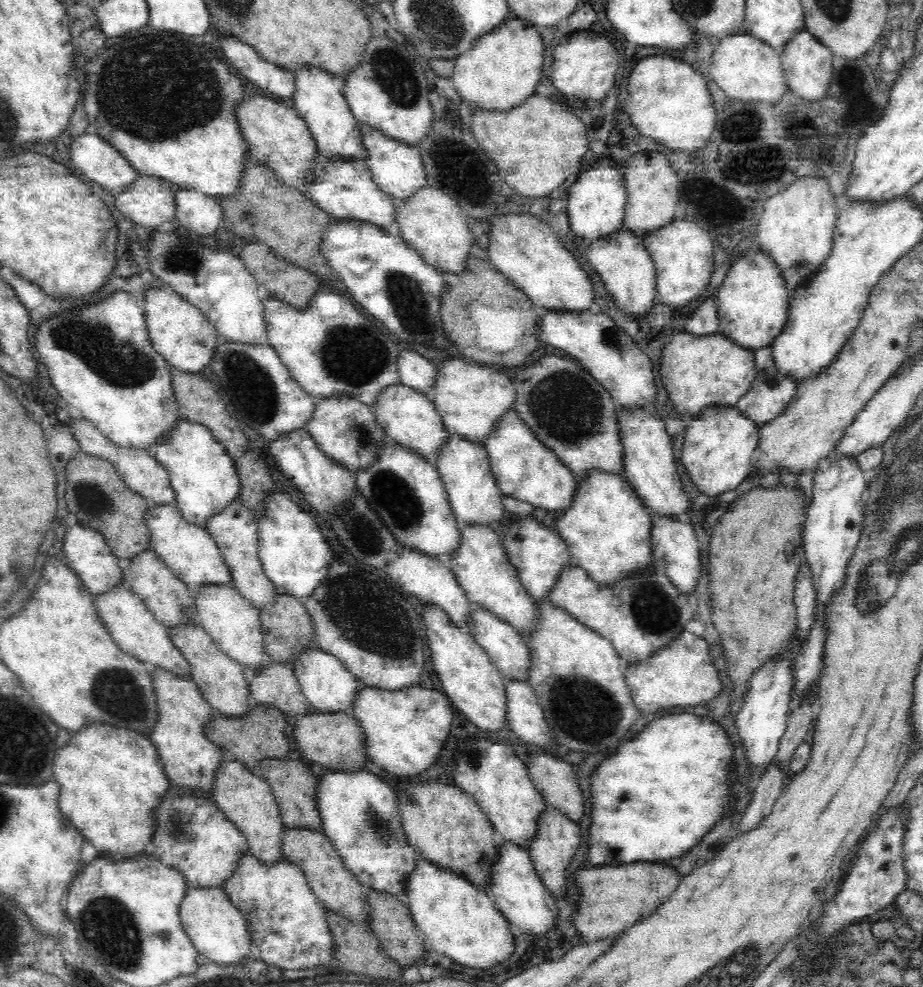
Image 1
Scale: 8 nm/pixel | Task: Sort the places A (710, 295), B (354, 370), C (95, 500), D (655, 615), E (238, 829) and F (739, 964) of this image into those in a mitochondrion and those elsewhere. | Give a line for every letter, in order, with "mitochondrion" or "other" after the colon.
A: other
B: mitochondrion
C: mitochondrion
D: mitochondrion
E: other
F: mitochondrion

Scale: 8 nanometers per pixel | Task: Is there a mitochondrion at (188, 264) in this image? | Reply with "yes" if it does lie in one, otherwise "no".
yes

